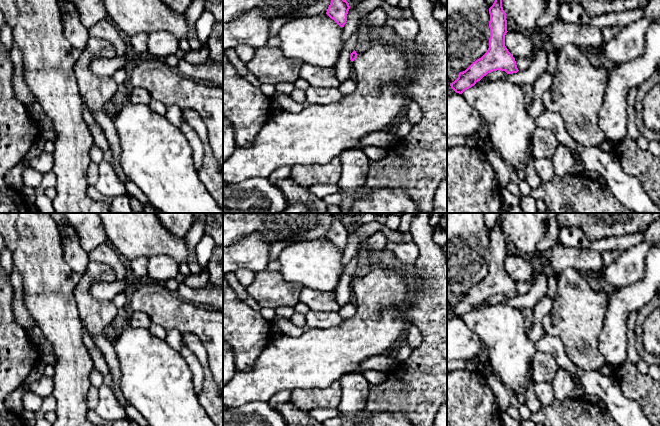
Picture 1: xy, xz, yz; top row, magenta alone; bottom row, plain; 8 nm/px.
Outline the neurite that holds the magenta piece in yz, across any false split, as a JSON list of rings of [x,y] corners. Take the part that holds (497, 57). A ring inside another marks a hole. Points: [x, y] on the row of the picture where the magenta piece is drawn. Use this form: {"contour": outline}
{"contour": [[[502,0],[494,1],[489,8],[489,14],[489,48],[481,58],[473,62],[465,71],[460,72],[458,78],[450,83],[456,93],[462,94],[490,72],[501,70],[512,74],[519,71],[515,58],[505,46],[505,35],[508,31]]]}

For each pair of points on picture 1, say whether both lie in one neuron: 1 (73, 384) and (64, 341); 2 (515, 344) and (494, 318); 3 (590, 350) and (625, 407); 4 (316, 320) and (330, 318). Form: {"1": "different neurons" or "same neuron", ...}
{"1": "same neuron", "2": "same neuron", "3": "different neurons", "4": "same neuron"}

